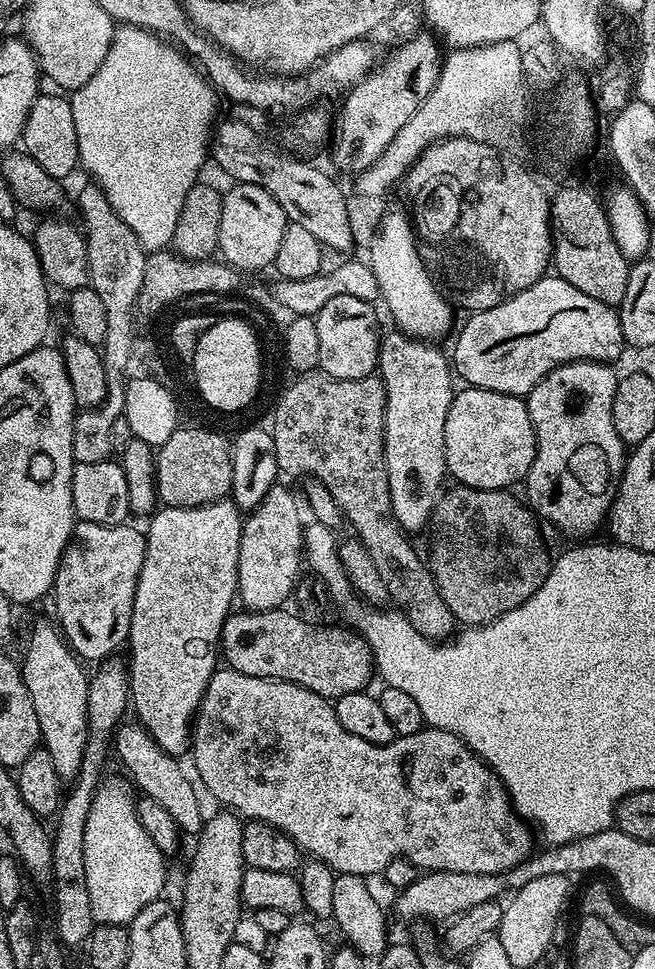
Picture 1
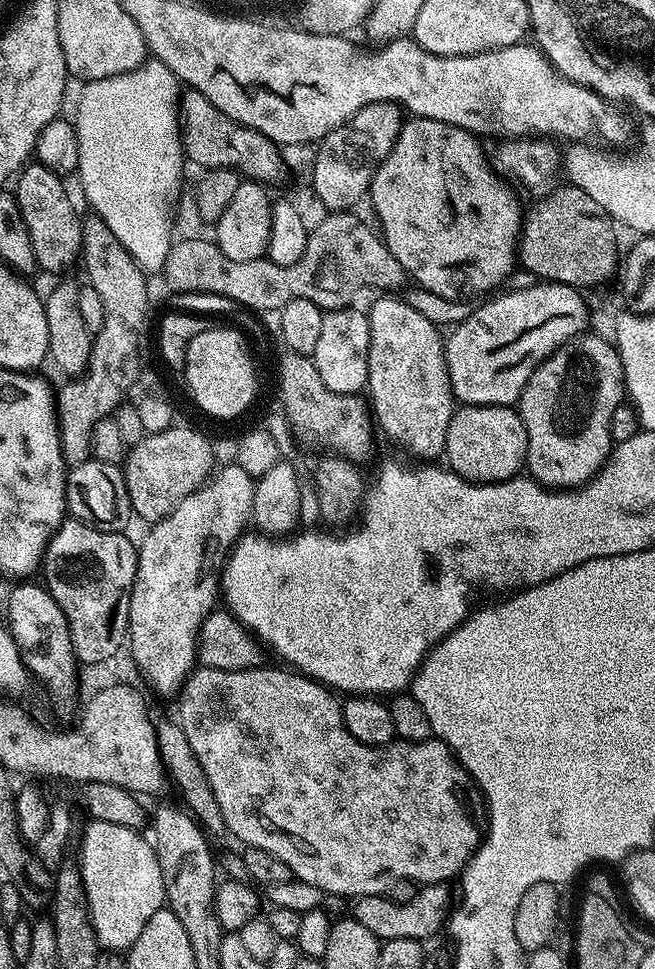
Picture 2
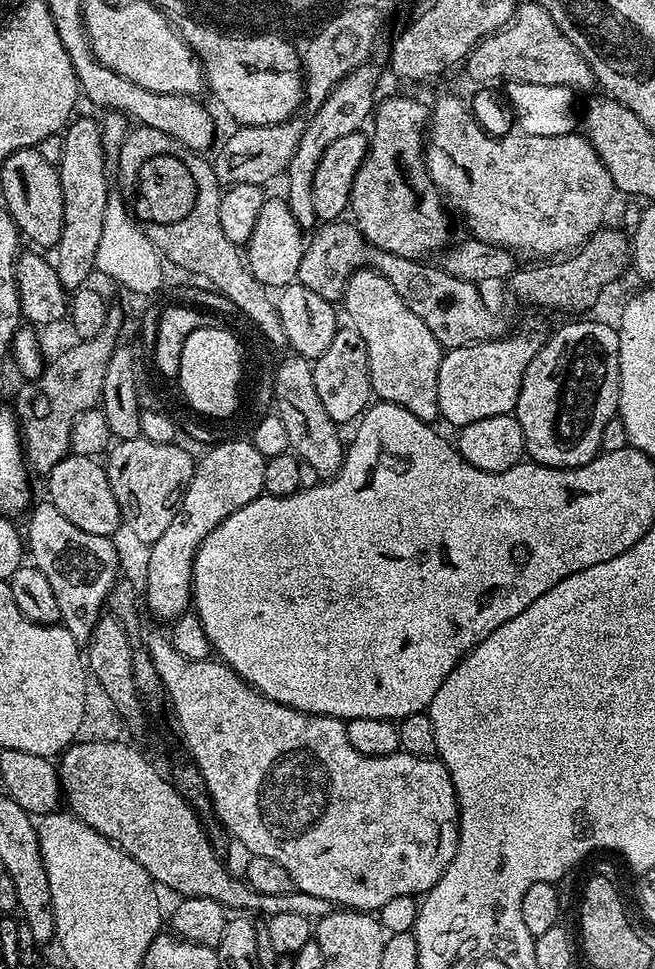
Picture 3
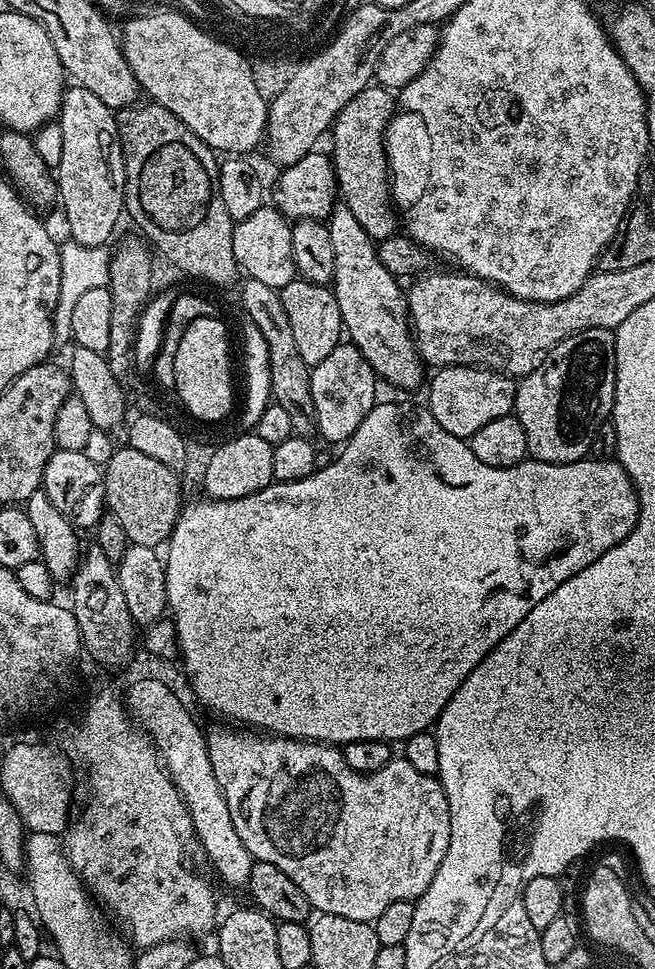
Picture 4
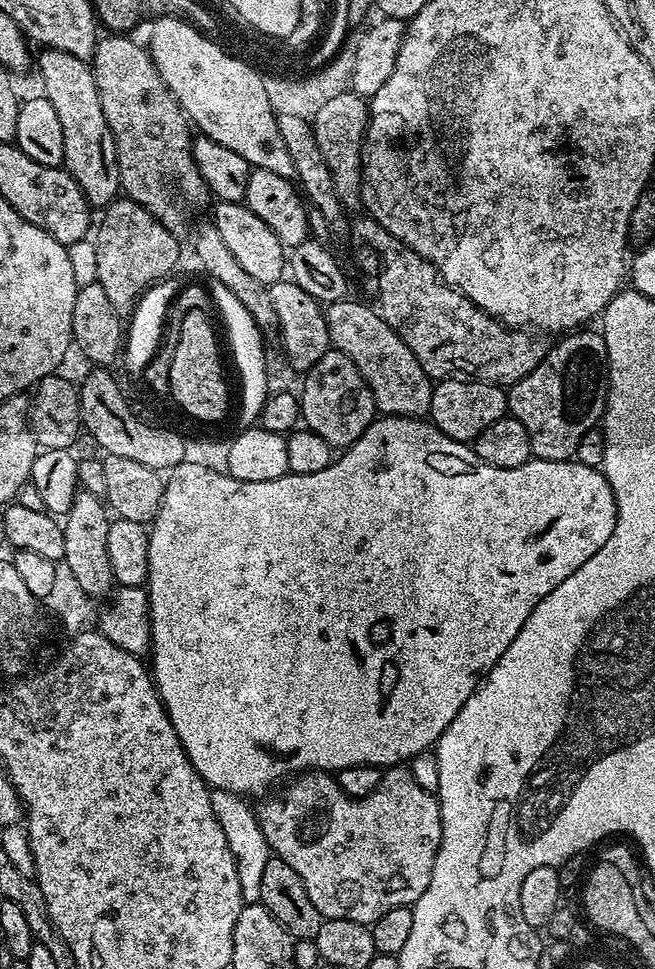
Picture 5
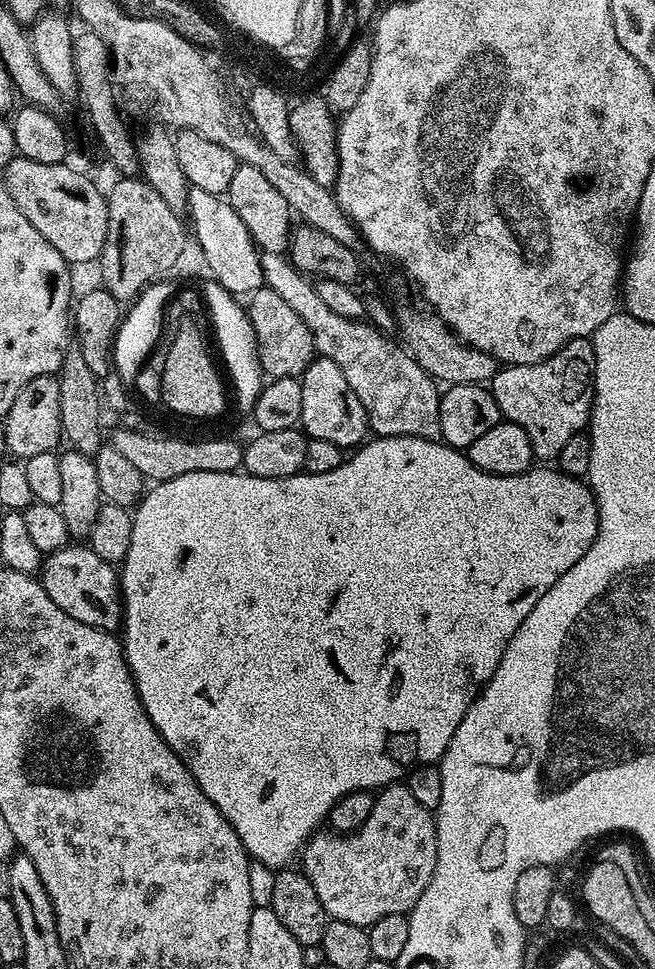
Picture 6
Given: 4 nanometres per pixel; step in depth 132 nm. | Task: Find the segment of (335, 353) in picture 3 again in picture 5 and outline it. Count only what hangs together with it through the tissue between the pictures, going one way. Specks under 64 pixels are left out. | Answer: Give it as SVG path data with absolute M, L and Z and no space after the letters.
M329 347L328 352L322 354L318 362L314 362L311 370L303 373L302 380L304 385L298 388L298 399L303 427L309 432L318 434L318 438L326 438L326 442L333 450L350 447L371 426L373 420L377 419L378 409L370 386L362 378L358 366L354 366L354 362L350 362L350 358L346 358L346 354L339 348Z

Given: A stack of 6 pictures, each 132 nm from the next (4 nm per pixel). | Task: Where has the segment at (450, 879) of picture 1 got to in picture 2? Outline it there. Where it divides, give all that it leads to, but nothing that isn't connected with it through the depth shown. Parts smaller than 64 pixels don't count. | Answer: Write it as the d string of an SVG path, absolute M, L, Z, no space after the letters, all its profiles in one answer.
M447 883L425 884L410 898L410 902L395 904L394 901L379 896L358 896L351 901L351 919L362 922L370 934L374 934L383 942L394 938L414 938L427 941L427 936L432 936L436 931L447 925L448 917L454 907L454 892Z

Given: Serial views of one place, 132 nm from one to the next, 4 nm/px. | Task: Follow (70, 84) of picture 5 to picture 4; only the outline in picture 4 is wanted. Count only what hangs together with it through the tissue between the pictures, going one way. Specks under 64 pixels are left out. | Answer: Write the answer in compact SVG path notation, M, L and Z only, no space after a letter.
M68 86L60 103L58 123L62 130L62 162L54 169L58 204L64 207L64 220L76 246L99 248L109 243L116 223L125 215L126 170L116 112L90 90Z

